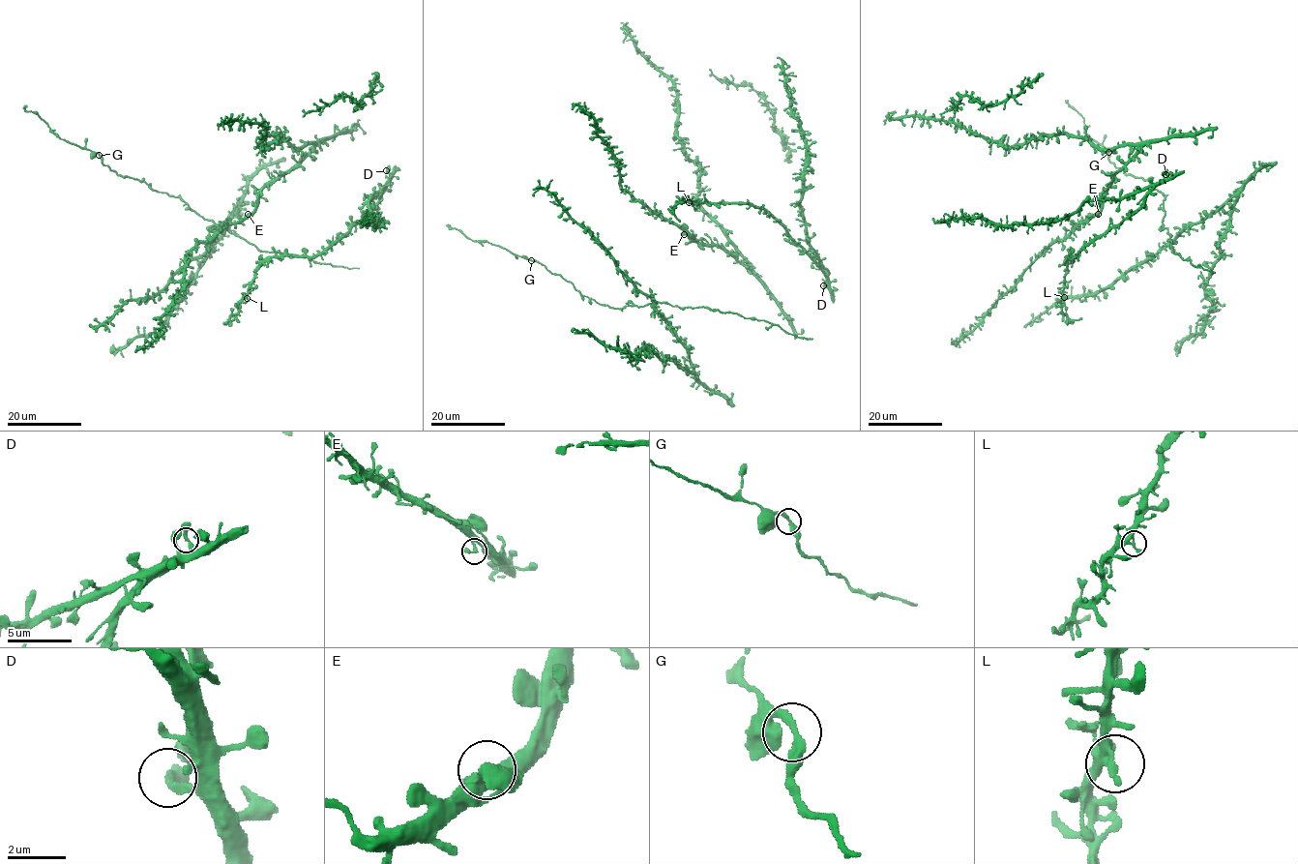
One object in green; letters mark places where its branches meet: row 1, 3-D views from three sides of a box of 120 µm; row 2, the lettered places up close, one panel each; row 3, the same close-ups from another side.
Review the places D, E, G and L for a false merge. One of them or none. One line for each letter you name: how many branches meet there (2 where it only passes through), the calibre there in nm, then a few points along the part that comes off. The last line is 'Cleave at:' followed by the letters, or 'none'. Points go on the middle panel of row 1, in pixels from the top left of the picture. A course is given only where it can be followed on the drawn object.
Cleave at: none

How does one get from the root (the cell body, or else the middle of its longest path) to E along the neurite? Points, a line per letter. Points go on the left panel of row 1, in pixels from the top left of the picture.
E: (184, 268), (184, 258), (198, 244), (207, 243), (228, 224), (240, 223), (248, 214)

